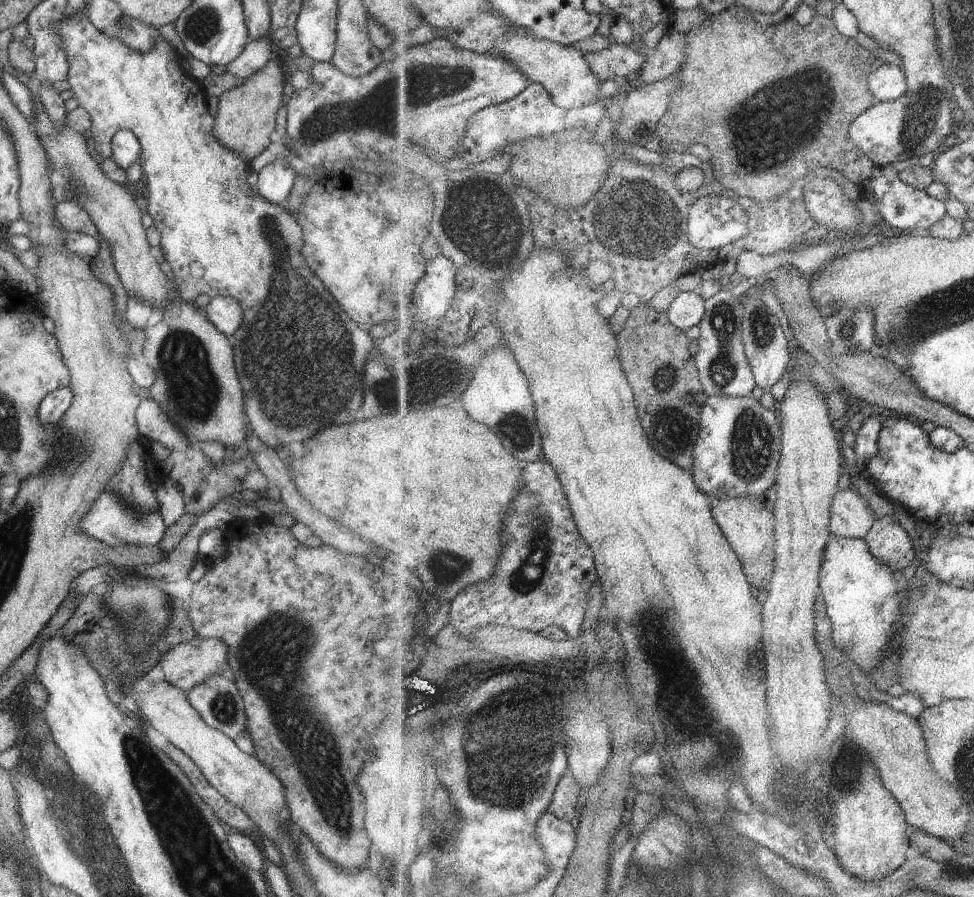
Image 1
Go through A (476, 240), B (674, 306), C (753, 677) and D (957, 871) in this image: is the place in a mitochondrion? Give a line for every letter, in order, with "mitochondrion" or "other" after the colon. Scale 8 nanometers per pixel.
A: mitochondrion
B: other
C: other
D: other

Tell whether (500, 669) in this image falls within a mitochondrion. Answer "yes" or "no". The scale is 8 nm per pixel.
no

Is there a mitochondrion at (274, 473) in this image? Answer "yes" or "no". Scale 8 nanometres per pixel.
no

